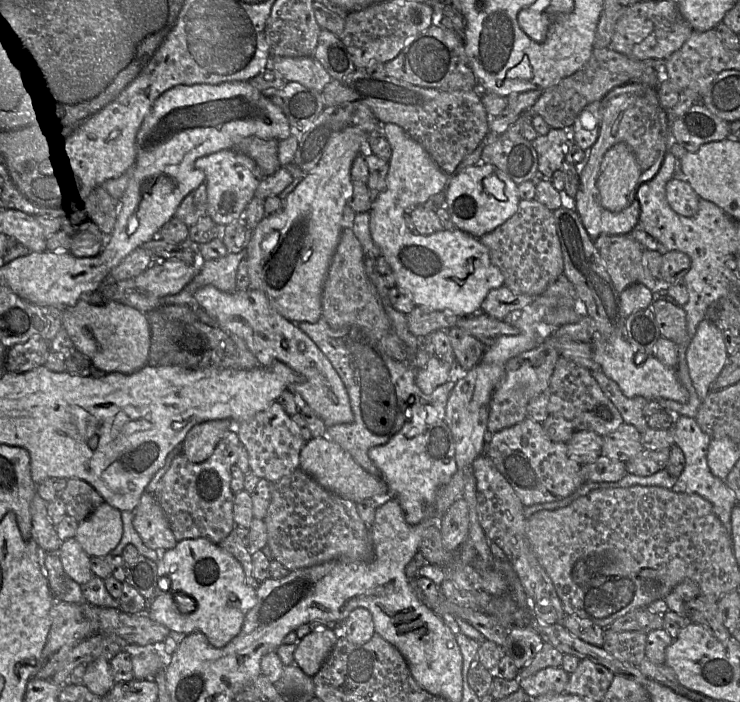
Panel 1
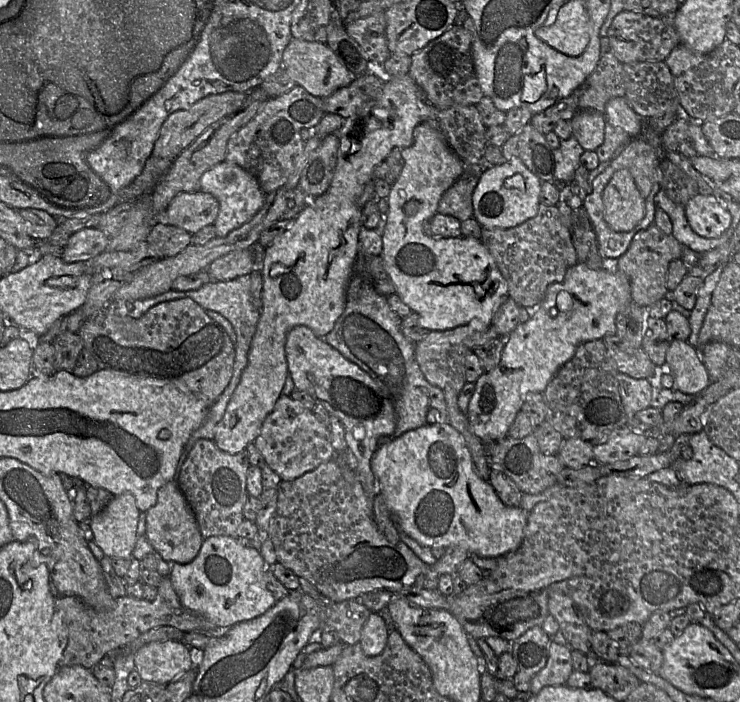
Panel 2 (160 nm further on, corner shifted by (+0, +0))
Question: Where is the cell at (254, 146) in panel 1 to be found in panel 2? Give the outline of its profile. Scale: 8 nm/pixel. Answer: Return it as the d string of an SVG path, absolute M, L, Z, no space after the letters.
M297 85L281 96L266 100L254 117L229 138L225 160L249 172L265 194L280 189L293 173L295 161L305 147L300 131L317 126L324 114L322 98Z

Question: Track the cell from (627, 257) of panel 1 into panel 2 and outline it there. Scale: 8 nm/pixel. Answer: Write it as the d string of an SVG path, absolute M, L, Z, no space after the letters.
M655 225L637 233L631 241L628 250L614 262L614 268L627 276L631 284L632 301L642 308L649 308L648 313L654 317L655 313L661 313L660 301L666 297L668 288L666 285L669 264L676 259L681 259L684 246L672 235L663 233Z

